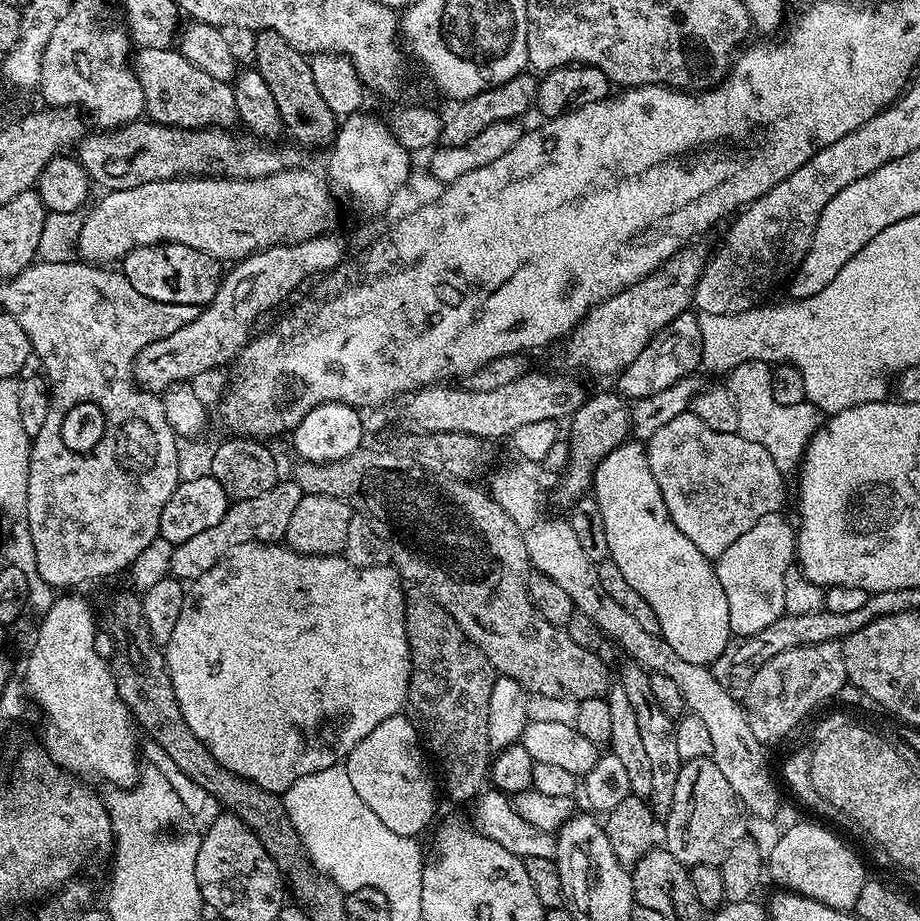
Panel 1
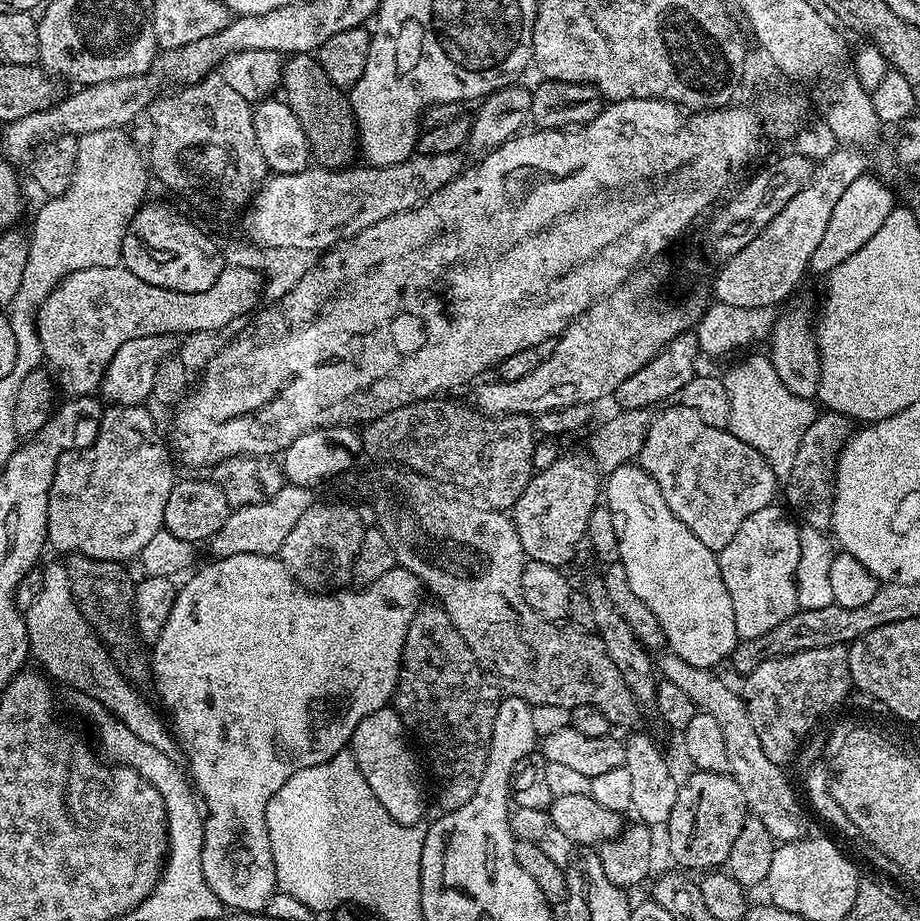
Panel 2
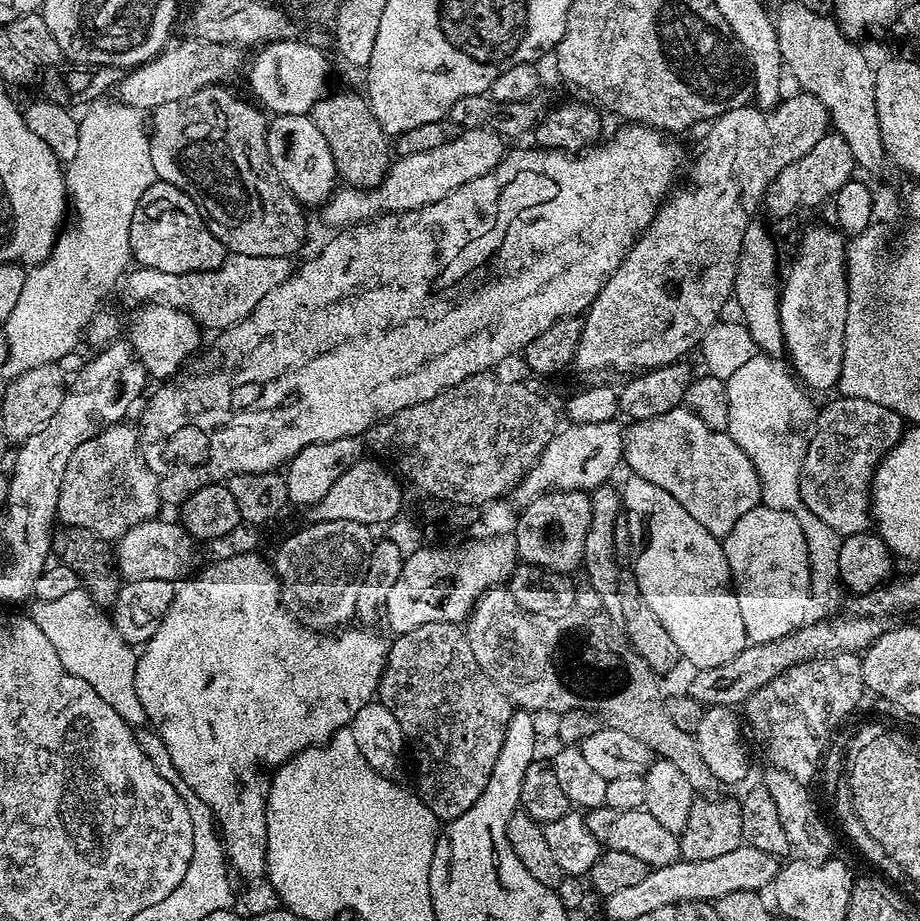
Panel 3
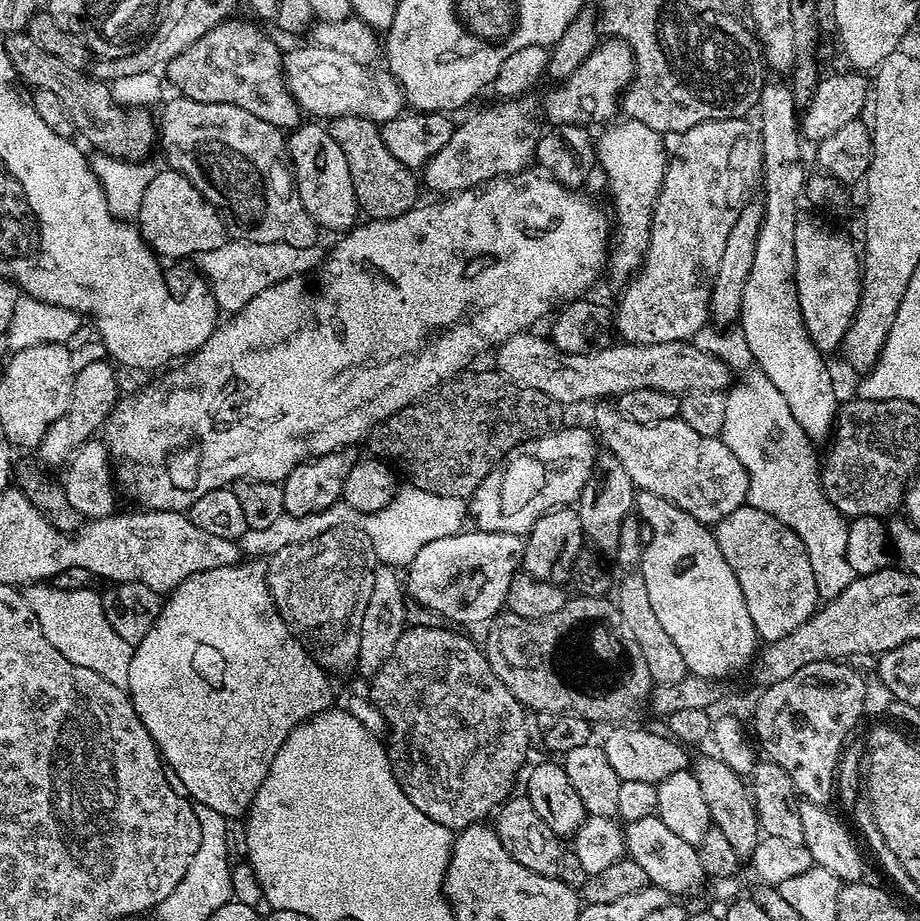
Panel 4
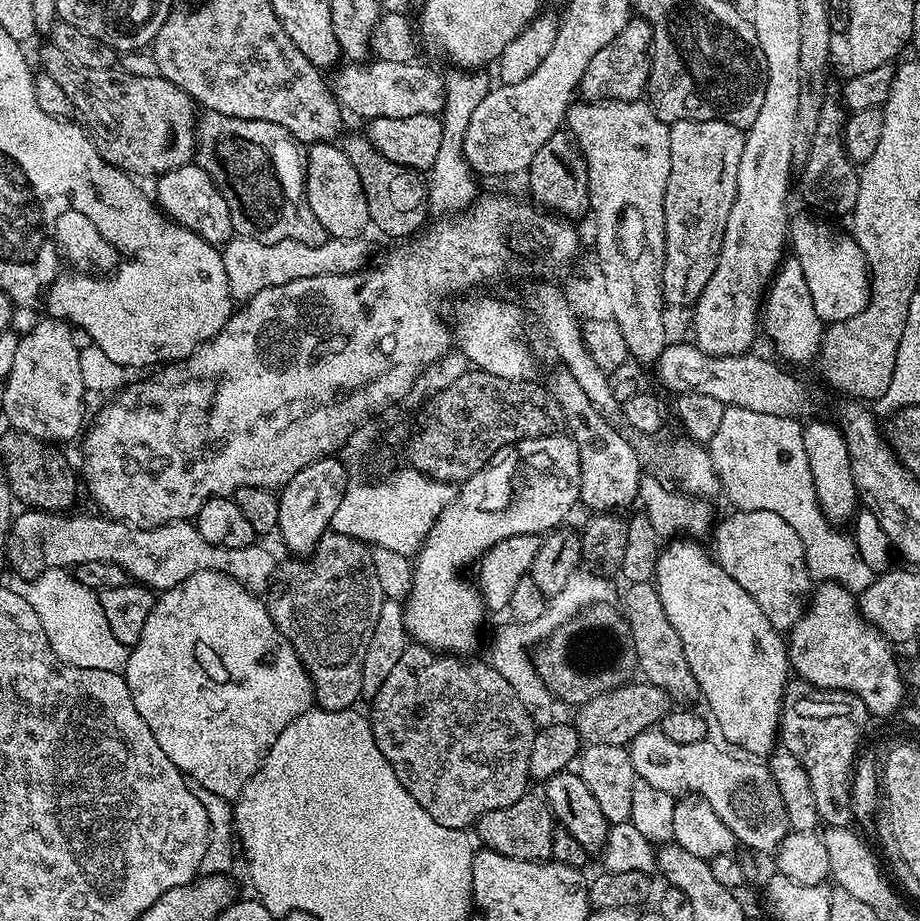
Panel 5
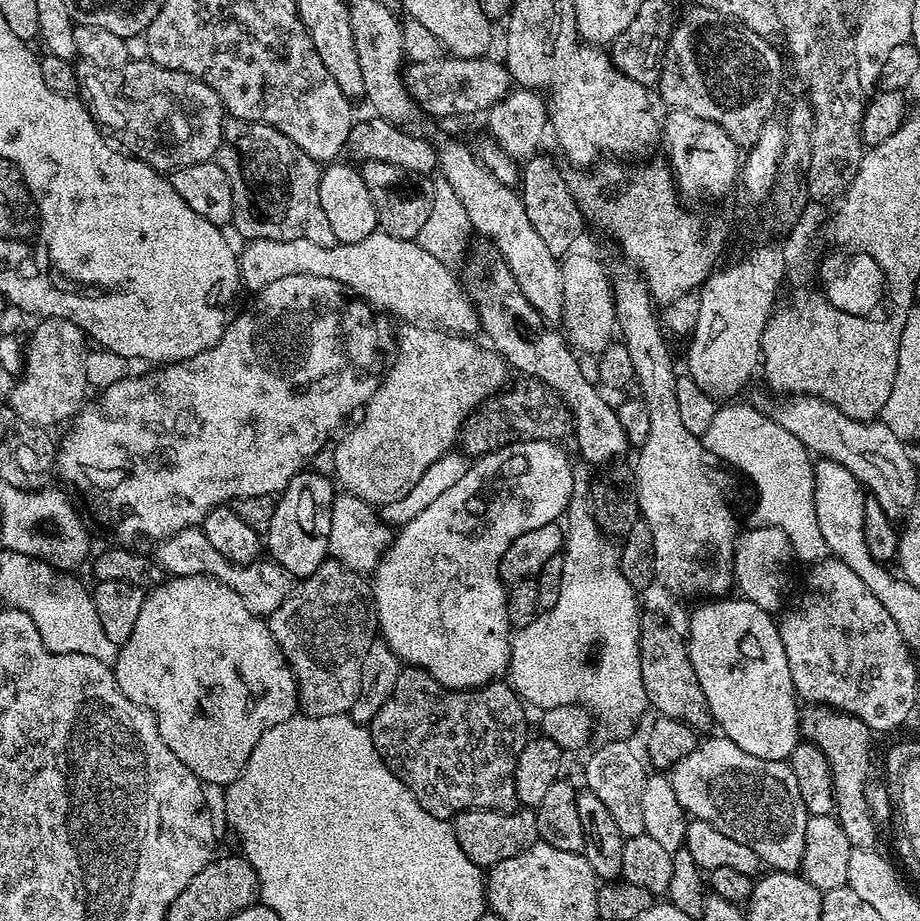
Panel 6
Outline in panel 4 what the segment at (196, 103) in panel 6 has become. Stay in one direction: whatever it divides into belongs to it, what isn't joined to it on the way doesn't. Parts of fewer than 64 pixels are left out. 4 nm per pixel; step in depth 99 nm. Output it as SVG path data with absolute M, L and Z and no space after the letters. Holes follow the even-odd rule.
M27 31L7 33L3 37L2 46L17 77L25 85L28 83L29 89L54 90L54 94L62 98L62 106L66 106L77 133L81 137L84 135L97 153L120 160L144 162L149 159L148 147L157 143L158 128L147 107L121 107L113 103L111 90L105 81L91 79L85 73L84 77L79 67L38 46L38 42L34 42Z

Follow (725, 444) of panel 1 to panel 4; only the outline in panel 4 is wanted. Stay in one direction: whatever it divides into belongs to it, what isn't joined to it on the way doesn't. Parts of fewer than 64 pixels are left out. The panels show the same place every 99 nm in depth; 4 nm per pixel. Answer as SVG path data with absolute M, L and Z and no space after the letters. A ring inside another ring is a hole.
M600 402L595 405L596 413L593 414L592 420L596 423L595 431L598 433L598 440L601 445L604 444L607 451L614 457L626 474L630 474L632 483L636 485L641 492L658 494L658 498L666 498L674 506L686 510L699 524L715 526L726 514L734 514L734 510L745 507L748 498L748 475L730 454L730 446L726 446L719 436L707 436L698 434L686 426L686 422L679 418L658 422L652 428L643 428L638 422L630 422L615 406L608 402Z

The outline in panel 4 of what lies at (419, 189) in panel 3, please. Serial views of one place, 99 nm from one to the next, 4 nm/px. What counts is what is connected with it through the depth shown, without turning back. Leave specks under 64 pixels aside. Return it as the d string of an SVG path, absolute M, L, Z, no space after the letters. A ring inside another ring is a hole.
M508 98L498 103L502 104L492 104L456 124L450 142L424 165L423 183L425 180L434 191L444 192L440 194L455 194L487 184L499 176L525 171L533 163L538 131L531 114L524 112L519 99Z

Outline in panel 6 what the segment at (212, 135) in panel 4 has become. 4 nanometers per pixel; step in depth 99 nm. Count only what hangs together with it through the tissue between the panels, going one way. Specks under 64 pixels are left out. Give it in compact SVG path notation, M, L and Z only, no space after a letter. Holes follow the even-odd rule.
M247 120L224 121L224 137L215 159L222 166L226 178L230 178L232 191L231 227L237 228L249 240L305 240L318 242L318 246L330 246L337 243L334 230L330 230L330 222L322 211L322 198L318 198L321 165L310 159L286 134L274 130L265 124L250 124Z

